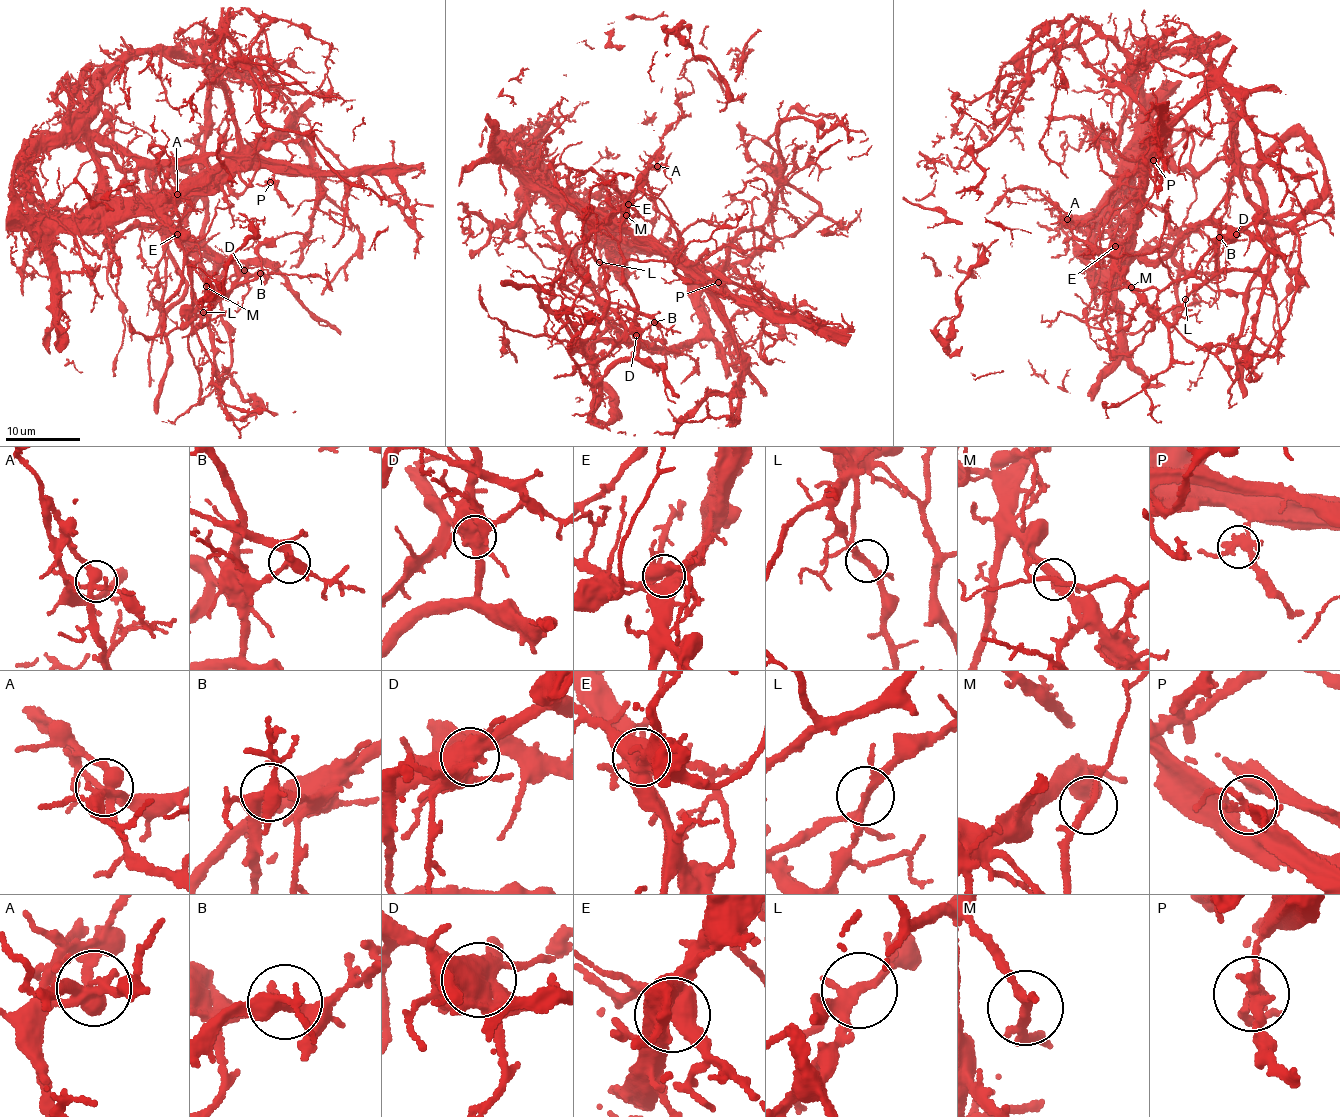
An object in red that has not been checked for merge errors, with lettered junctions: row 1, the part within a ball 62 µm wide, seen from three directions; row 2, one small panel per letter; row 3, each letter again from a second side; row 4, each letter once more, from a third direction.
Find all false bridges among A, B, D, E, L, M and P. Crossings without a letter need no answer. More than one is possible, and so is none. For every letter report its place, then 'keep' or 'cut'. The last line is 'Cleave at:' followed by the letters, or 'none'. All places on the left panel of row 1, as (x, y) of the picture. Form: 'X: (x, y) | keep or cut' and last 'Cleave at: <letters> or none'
A: (177, 194) | keep
B: (260, 273) | cut
D: (244, 270) | cut
E: (177, 234) | cut
L: (203, 312) | cut
M: (206, 286) | cut
P: (270, 182) | keep
Cleave at: B, D, E, L, M

